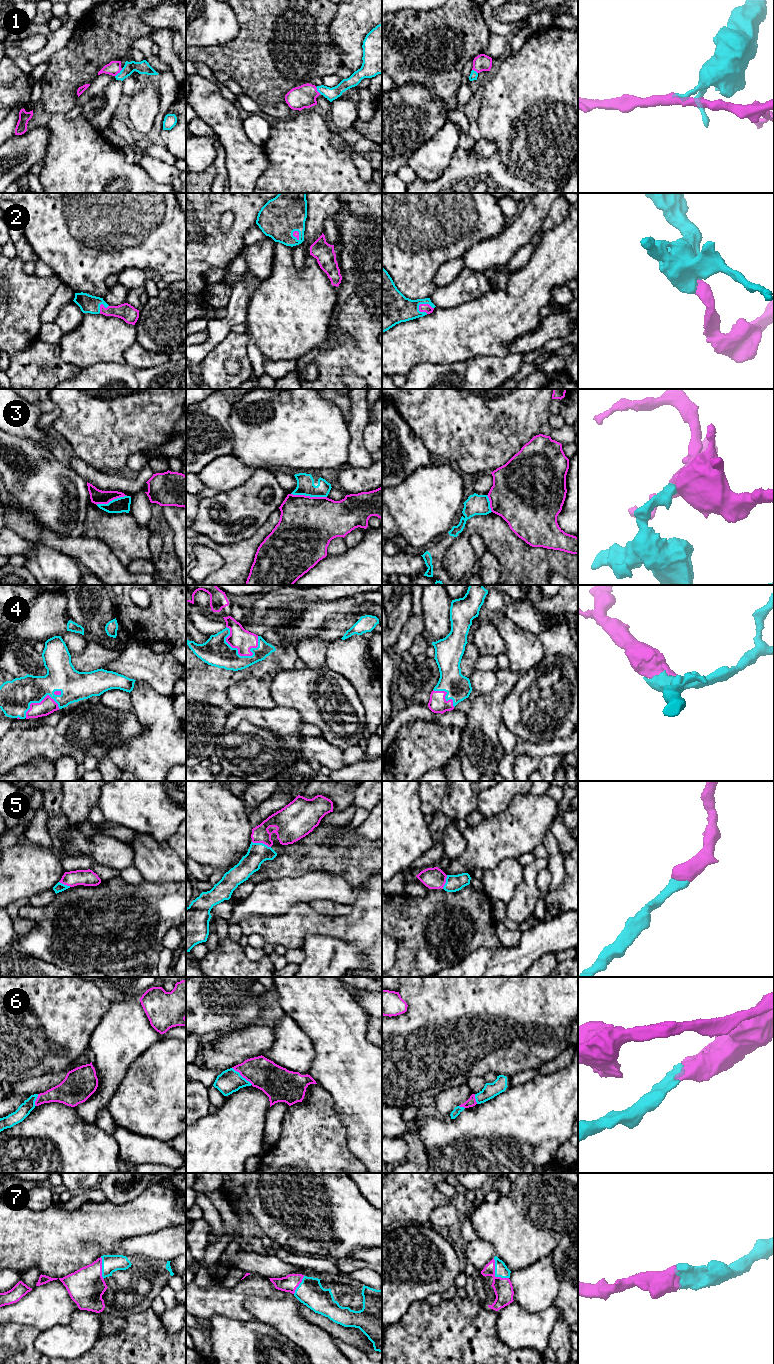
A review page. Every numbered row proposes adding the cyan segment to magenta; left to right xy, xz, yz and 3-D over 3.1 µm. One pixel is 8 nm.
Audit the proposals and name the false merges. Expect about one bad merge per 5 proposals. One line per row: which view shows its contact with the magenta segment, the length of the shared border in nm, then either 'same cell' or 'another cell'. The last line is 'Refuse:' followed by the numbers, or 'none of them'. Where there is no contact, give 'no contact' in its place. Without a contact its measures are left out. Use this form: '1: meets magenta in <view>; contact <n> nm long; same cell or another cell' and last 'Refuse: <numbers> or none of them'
1: meets magenta in xy; contact 90 nm long; another cell
2: meets magenta in yz; contact 130 nm long; same cell
3: meets magenta in xz; contact 280 nm long; another cell
4: meets magenta in xz; contact 320 nm long; same cell
5: meets magenta in xz; contact 160 nm long; same cell
6: meets magenta in xz; contact 220 nm long; same cell
7: meets magenta in yz; contact 200 nm long; same cell
Refuse: 1, 3

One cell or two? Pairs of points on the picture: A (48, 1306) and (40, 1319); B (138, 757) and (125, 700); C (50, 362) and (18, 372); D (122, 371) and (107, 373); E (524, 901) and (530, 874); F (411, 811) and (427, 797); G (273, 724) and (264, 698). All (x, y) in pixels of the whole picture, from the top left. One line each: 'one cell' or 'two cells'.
A: one cell
B: two cells
C: one cell
D: one cell
E: one cell
F: two cells
G: two cells

